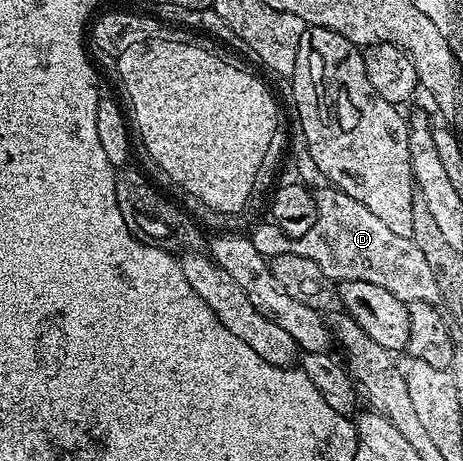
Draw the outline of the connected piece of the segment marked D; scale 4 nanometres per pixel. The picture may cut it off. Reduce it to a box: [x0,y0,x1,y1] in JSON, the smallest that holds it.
[294,187,440,305]

